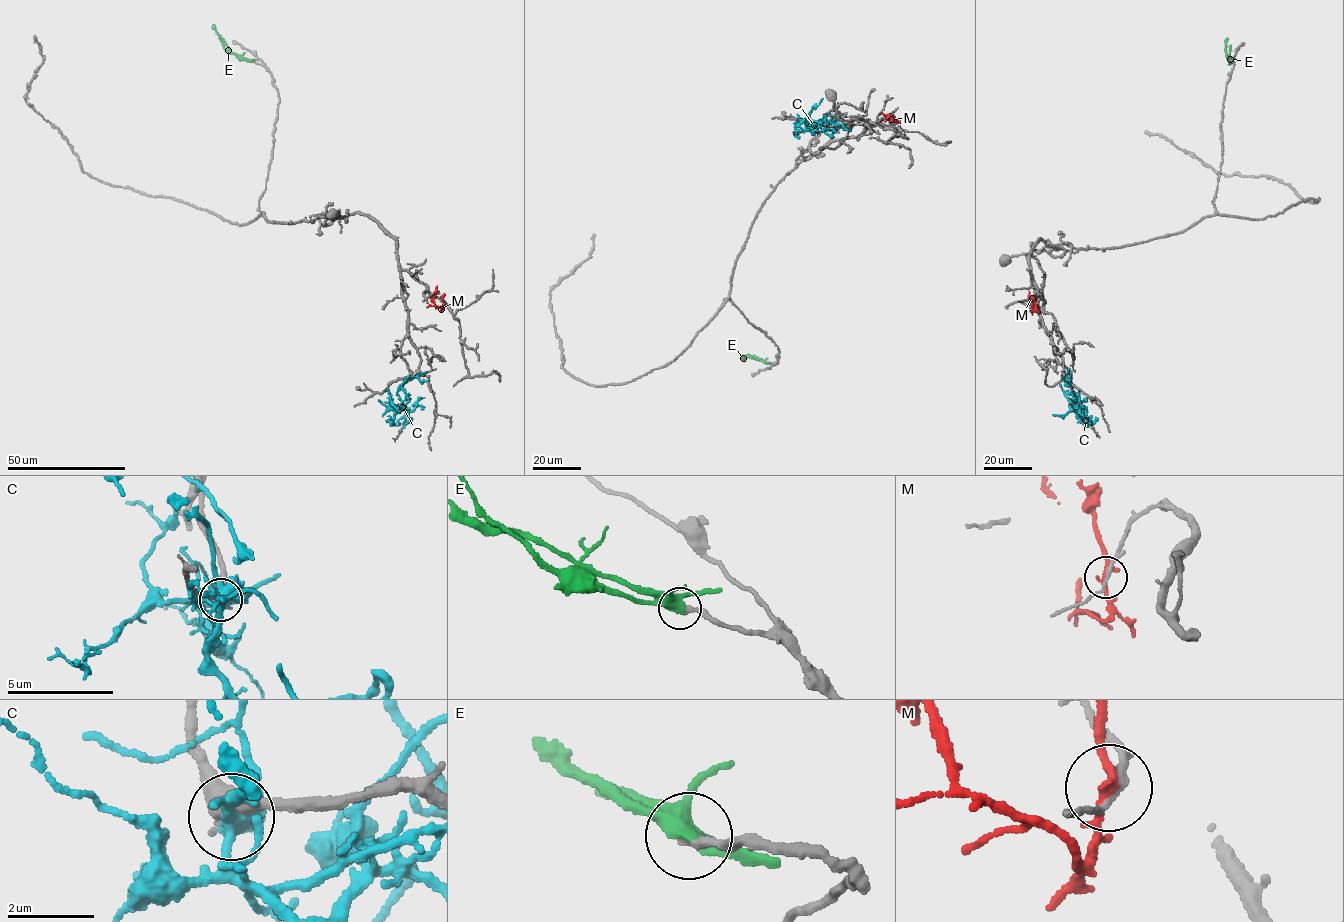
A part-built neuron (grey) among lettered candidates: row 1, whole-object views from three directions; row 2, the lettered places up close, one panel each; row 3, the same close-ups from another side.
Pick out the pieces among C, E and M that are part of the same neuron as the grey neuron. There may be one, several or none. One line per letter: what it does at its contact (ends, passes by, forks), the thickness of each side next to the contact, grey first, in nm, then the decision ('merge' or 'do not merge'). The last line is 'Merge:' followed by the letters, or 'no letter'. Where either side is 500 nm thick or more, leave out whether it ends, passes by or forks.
C: it forks there; 460 nm thick on the grey side, 400 nm on the other; do not merge
E: it forks there; 240 nm thick on the grey side, 320 nm on the other; merge
M: it passes by; 130 nm thick on the grey side, 200 nm on the other; do not merge
Merge: E

